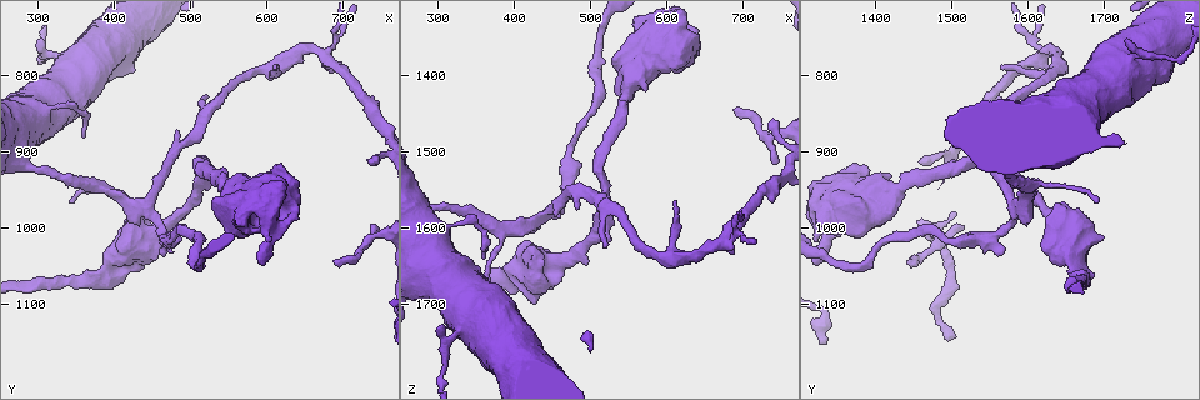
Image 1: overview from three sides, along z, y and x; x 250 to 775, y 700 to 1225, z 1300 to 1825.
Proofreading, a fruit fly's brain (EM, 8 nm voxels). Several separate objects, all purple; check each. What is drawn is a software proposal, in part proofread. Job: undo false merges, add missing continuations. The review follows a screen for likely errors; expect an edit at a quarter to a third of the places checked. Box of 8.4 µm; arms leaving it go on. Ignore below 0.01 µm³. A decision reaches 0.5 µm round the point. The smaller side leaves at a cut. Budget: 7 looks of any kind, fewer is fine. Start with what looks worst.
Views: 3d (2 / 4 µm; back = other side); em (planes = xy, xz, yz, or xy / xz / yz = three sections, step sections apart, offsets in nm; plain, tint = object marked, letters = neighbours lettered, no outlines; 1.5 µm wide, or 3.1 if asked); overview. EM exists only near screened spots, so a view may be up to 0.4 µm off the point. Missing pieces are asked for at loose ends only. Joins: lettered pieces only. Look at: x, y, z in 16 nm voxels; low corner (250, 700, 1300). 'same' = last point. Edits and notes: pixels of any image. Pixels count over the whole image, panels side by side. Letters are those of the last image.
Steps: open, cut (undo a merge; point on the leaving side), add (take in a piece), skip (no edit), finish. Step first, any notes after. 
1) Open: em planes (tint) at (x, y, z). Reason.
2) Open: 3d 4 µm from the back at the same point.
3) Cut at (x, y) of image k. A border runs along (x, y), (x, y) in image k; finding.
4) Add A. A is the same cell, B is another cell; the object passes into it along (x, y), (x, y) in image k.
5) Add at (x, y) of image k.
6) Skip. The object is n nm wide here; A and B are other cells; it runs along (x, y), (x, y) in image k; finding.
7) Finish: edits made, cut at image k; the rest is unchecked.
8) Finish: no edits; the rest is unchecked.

Open: em planes (letters) at (440, 965, 1645). Thick end.

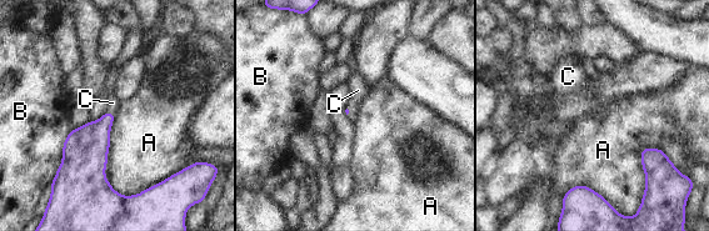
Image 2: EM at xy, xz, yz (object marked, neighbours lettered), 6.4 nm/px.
Add C. C is the same cell, A and B are other cells; the object passes into it along (89, 145), (109, 113), (113, 103) in image 2; it goes on there.

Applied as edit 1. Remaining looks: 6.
Open: em planes (letters) at (690, 1045, 1440). Tapers out.

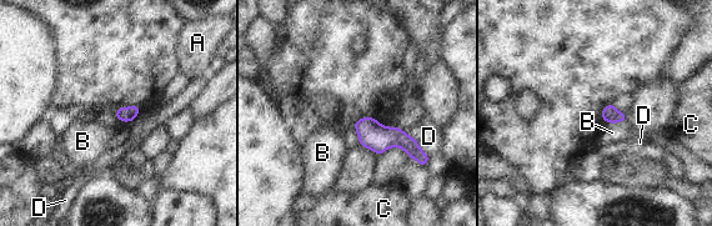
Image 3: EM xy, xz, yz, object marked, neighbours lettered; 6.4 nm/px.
Skip. A, B, C and D are other cells; no lettered piece goes on from it.

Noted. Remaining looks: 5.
Open: 3d 4 µm at (310, 775, 1780). A narrow waist.

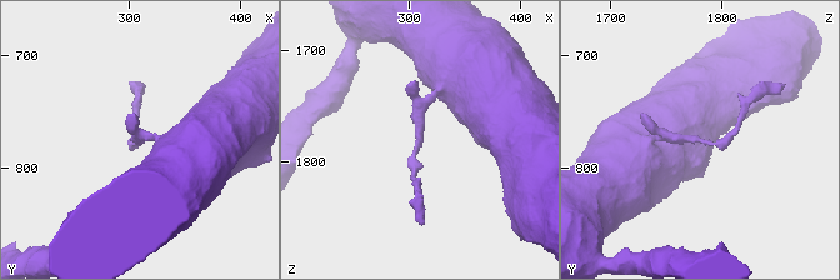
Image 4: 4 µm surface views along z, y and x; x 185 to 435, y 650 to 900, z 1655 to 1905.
Open: em xy step 8 (tint) at (310, 772, 1784).

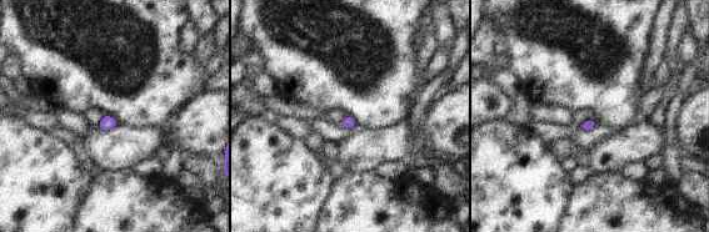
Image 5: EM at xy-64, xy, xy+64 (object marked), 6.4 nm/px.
Open: em planes (letters) at the same point. Cut it another way.

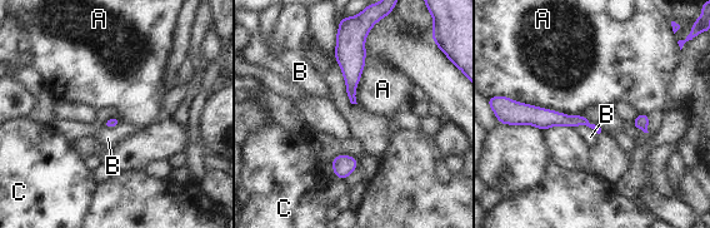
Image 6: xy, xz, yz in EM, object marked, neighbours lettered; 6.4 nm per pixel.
Skip. A, B and C are other cells; all the same cell.

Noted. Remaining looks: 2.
Finish: edits made, add at image 2; the rest is unchecked.

